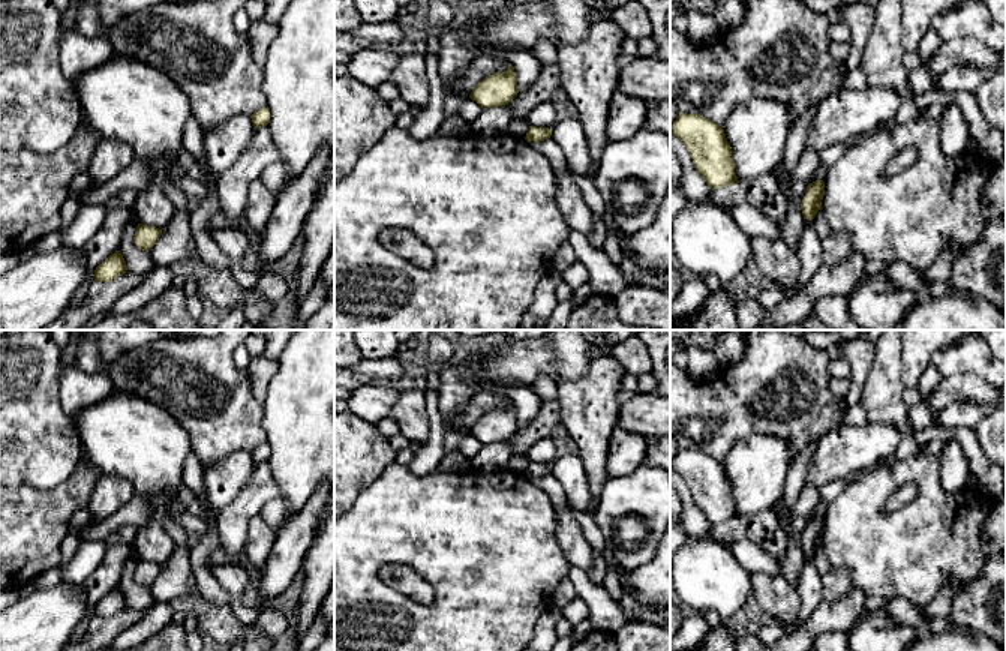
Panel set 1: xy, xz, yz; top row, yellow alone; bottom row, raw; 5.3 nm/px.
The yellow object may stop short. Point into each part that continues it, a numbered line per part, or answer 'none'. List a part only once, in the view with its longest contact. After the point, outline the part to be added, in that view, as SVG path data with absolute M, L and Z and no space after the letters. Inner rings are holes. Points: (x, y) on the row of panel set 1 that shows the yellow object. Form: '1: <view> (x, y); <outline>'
none

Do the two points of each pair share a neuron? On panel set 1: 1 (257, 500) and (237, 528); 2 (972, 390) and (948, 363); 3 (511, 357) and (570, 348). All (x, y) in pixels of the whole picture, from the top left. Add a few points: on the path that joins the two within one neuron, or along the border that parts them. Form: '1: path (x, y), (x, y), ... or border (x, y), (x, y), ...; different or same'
1: path (249, 507), (237, 521); same
2: border (943, 377), (975, 374), (990, 384); different
3: path (526, 357), (555, 354); same

